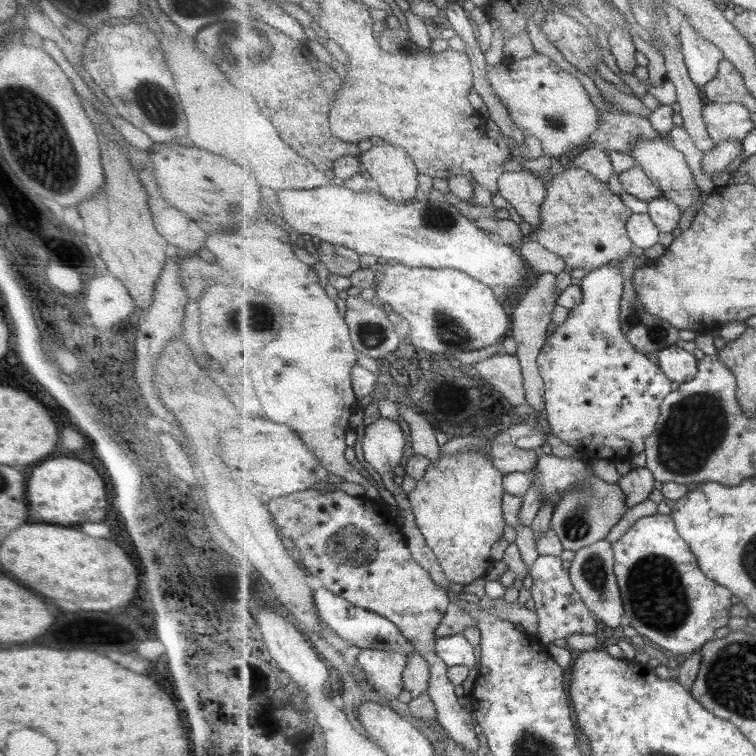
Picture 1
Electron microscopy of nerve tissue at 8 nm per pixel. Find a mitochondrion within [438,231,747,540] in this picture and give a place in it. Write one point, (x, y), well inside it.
(695, 425)

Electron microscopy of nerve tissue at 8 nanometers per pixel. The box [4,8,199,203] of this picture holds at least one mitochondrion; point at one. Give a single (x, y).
(157, 104)

